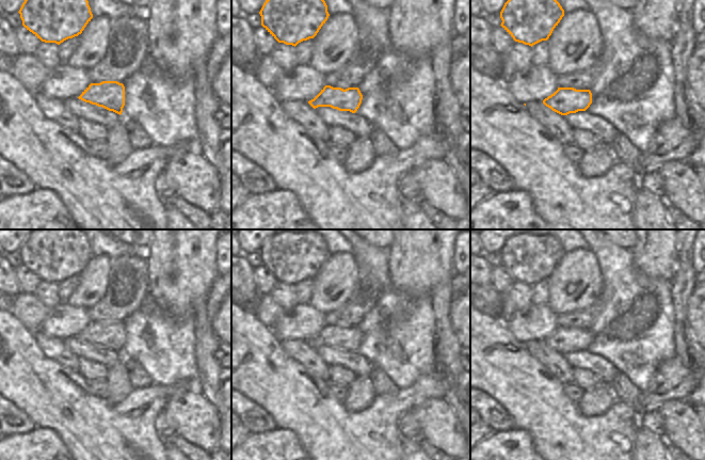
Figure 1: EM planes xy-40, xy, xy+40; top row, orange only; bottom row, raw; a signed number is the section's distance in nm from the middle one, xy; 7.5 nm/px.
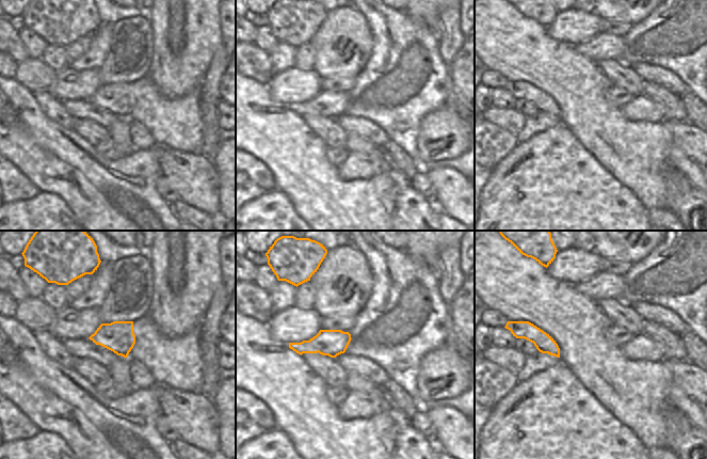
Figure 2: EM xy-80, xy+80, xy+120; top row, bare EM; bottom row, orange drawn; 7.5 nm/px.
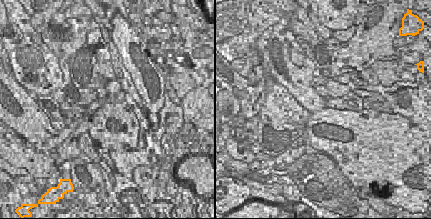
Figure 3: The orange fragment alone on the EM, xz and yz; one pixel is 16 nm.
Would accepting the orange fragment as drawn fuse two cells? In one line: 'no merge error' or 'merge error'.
merge error

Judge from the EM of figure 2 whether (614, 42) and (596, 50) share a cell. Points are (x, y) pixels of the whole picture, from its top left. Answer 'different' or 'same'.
same

